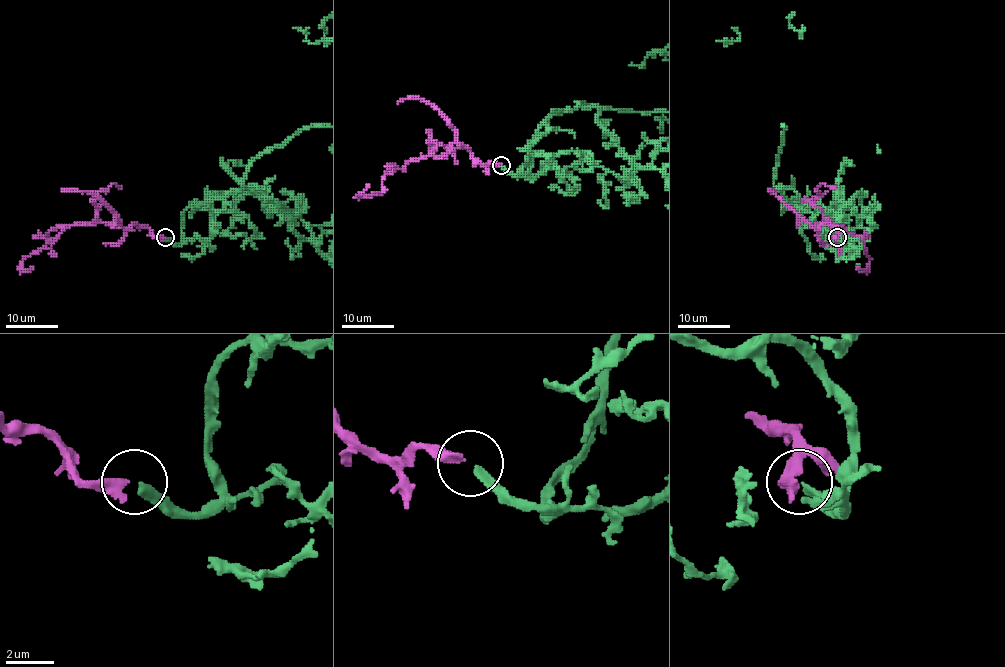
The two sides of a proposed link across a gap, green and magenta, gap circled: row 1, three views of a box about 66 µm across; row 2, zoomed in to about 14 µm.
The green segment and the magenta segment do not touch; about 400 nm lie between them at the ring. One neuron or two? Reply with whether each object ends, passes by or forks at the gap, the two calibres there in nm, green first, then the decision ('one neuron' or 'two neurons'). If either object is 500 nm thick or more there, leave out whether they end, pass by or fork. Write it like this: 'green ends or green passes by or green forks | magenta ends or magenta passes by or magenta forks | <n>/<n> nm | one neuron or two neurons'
green ends | magenta ends | 300/400 nm | one neuron

